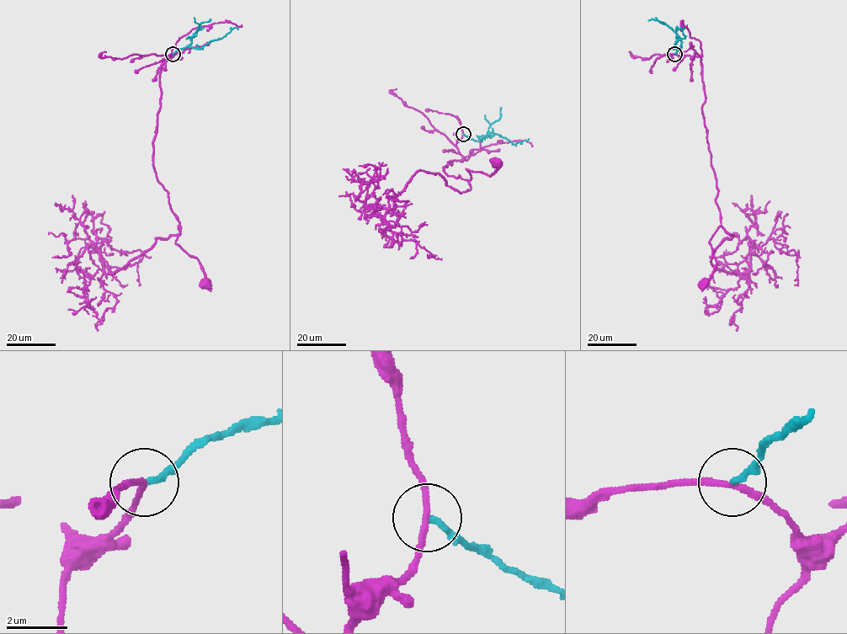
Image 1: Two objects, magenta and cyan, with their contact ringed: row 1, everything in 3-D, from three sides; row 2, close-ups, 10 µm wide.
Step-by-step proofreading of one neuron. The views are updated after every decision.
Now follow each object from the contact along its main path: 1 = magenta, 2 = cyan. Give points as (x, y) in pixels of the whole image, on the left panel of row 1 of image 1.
1: (173, 53), (160, 73), (153, 167), (179, 225), (175, 242), (199, 262), (205, 284)
2: (173, 53), (187, 46), (202, 48), (212, 40), (222, 38), (235, 27), (238, 29)

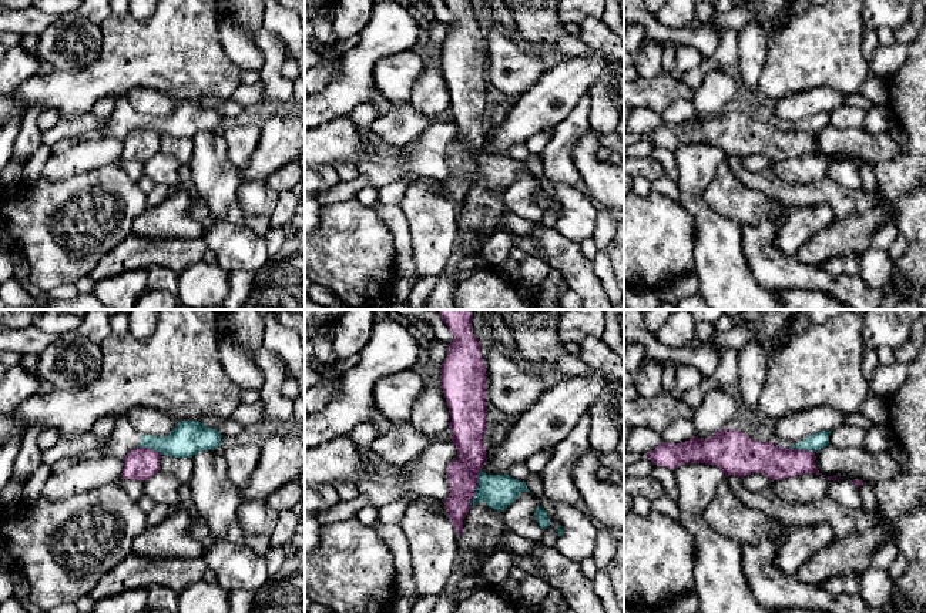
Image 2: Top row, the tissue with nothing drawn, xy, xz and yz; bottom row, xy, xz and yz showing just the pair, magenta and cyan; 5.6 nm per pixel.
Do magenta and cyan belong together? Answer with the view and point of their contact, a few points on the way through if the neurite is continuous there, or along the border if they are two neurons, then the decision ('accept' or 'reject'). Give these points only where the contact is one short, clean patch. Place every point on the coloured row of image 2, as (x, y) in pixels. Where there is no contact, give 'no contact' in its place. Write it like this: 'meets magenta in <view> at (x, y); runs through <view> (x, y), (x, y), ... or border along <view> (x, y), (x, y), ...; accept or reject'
meets magenta in xz at (476, 486); border along xz (482, 471), (477, 475), (476, 495), (470, 505); reject

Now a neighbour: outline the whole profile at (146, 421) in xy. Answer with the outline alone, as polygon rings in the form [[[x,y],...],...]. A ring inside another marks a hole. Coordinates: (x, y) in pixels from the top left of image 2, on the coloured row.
[[[144,406],[131,409],[127,418],[132,428],[141,435],[168,436],[177,426],[168,413]]]

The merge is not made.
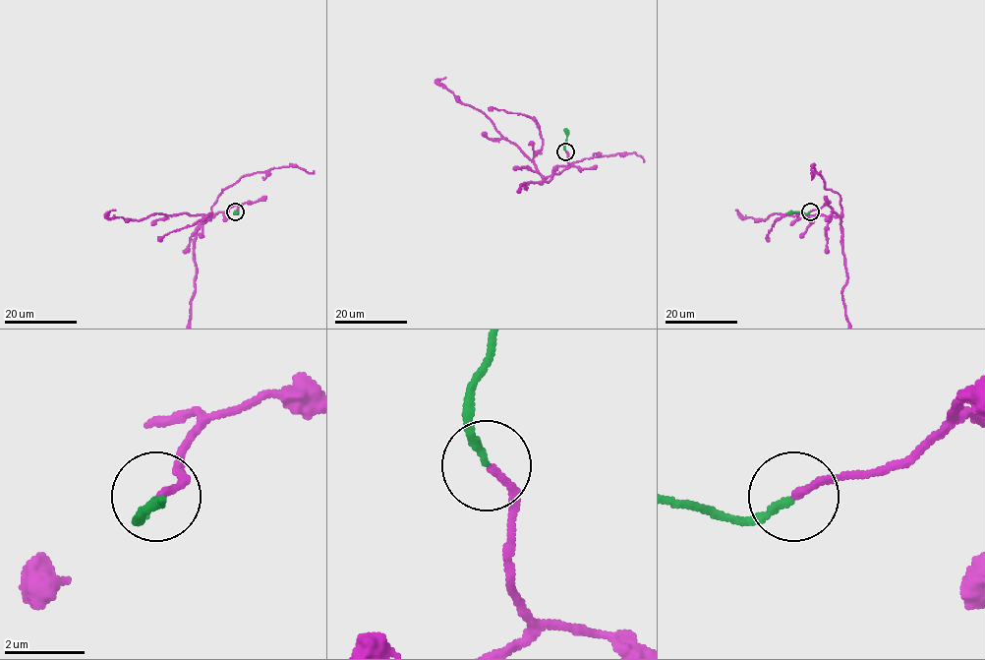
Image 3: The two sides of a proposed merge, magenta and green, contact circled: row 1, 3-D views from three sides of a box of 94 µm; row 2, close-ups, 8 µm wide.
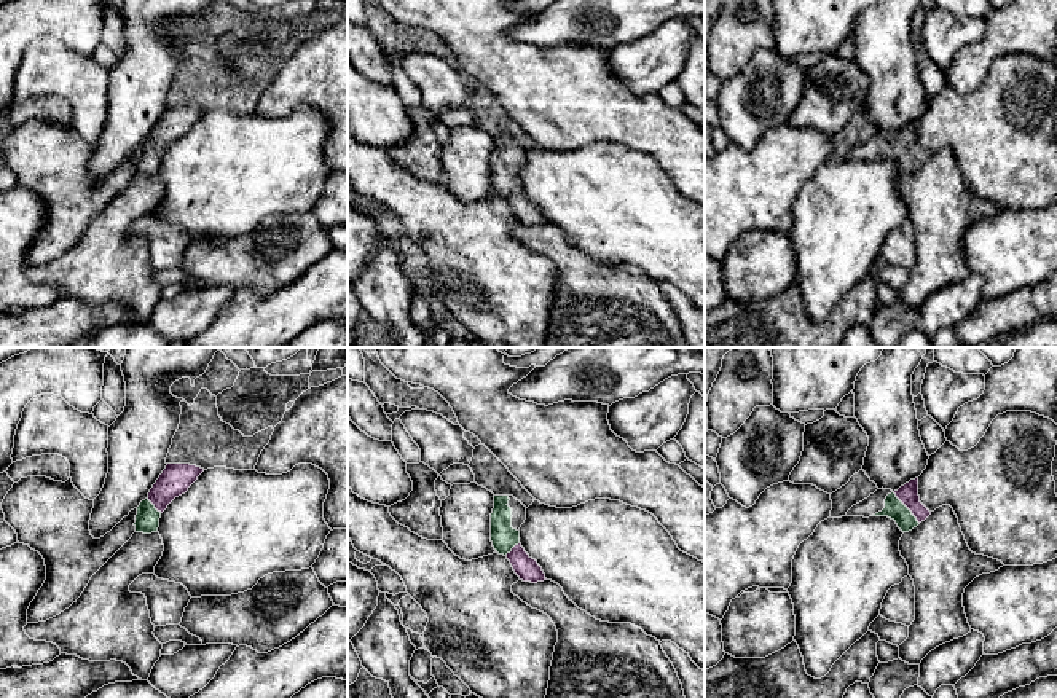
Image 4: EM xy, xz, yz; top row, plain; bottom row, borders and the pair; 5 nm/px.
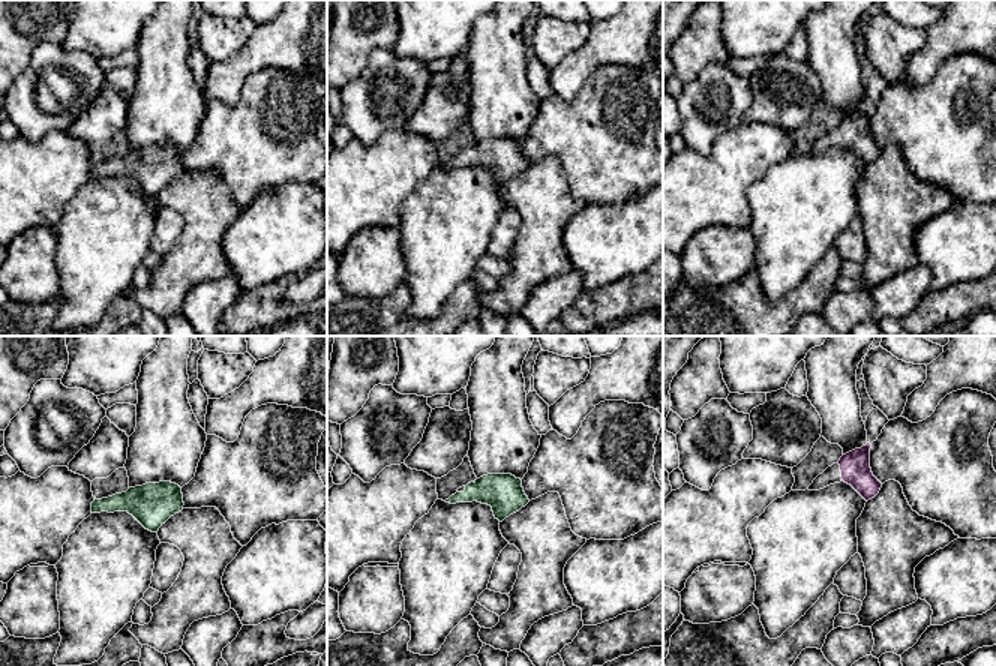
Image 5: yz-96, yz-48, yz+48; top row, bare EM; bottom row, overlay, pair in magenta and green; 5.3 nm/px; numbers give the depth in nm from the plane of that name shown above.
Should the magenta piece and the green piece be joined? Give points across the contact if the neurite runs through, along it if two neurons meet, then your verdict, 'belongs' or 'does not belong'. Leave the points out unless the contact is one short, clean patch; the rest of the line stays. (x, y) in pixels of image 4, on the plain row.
across yz (907, 137), (907, 150), (895, 152) | belongs

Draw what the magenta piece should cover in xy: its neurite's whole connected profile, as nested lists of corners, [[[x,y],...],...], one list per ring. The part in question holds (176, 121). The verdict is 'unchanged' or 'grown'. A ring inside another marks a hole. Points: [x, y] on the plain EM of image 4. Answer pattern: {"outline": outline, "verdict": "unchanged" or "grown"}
{"outline": [[[167,107],[136,158],[136,175],[151,177],[159,171],[161,156],[198,123],[204,112],[190,107]]], "verdict": "grown"}

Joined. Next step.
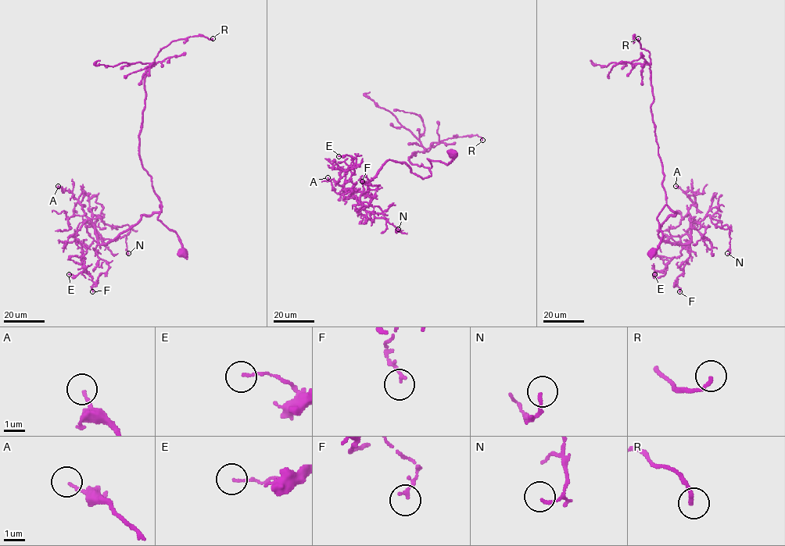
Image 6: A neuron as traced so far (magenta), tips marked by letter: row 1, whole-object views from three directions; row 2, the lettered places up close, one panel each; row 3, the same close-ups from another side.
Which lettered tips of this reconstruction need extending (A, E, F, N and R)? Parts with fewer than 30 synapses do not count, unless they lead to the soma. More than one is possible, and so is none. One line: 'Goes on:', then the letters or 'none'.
Goes on: none

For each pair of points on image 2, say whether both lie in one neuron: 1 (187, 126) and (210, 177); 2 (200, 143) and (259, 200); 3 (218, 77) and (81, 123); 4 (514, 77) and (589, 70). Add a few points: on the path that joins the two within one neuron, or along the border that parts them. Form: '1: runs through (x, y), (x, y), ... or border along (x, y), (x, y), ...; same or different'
1: border along (212, 130), (201, 130), (191, 138); different
2: border along (241, 180), (238, 201), (245, 214); different
3: border along (90, 110), (76, 117), (60, 120); different
4: border along (544, 73), (517, 97); different

